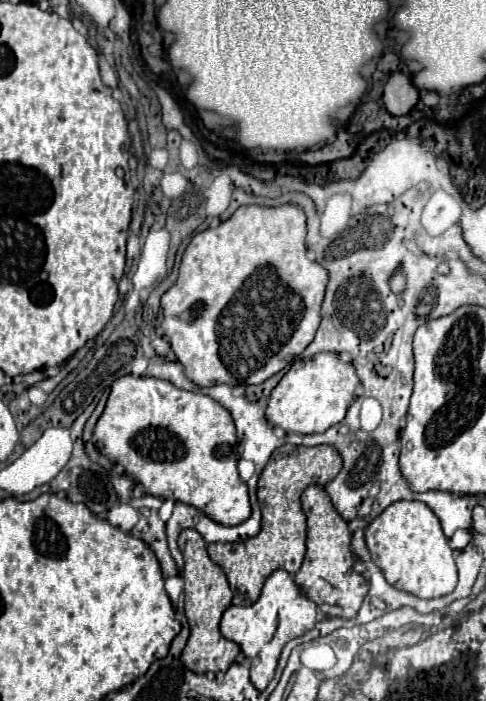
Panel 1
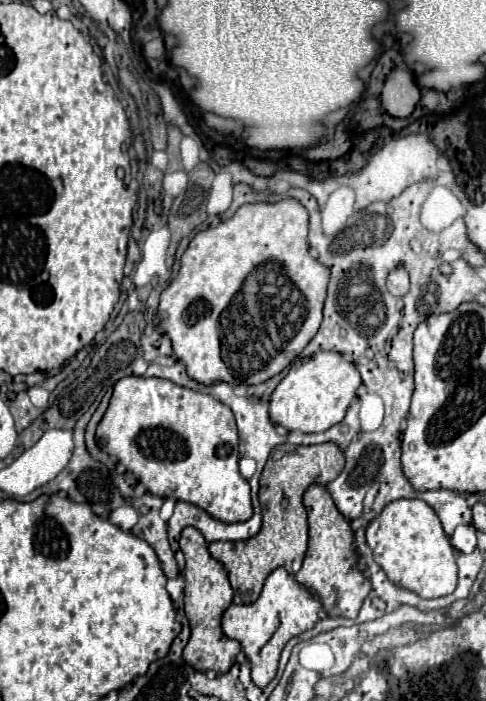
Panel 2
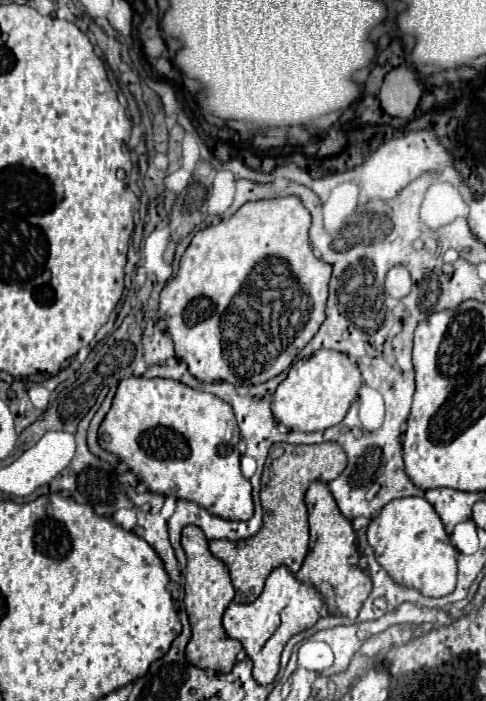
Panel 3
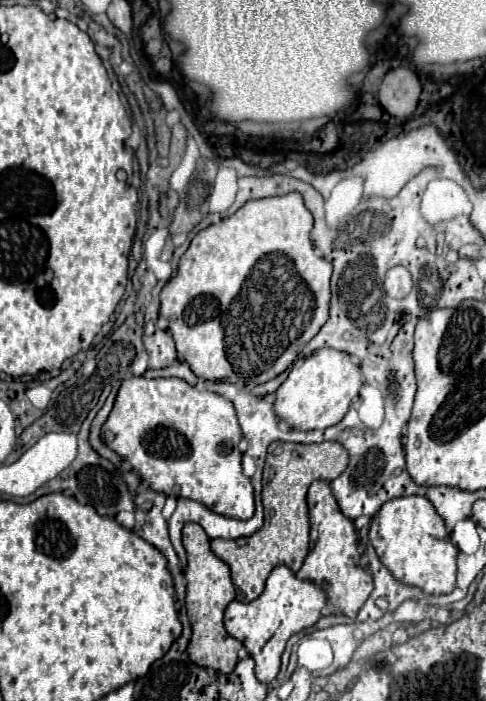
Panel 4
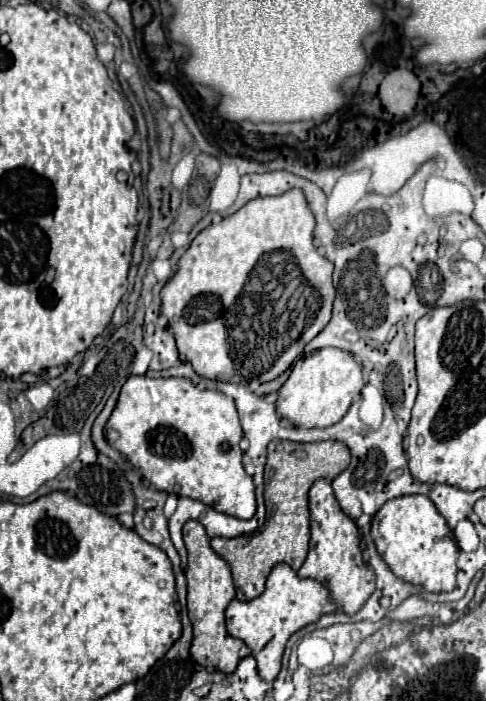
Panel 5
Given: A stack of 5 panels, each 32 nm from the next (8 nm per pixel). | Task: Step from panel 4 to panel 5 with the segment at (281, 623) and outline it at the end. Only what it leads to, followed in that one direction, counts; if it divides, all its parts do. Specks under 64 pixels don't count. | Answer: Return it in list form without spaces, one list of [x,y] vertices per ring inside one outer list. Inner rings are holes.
[[[278,564],[272,568],[266,580],[266,590],[258,598],[250,602],[230,602],[226,608],[226,628],[230,636],[240,638],[250,648],[250,654],[258,664],[258,676],[266,682],[272,682],[280,672],[280,662],[288,638],[300,628],[318,622],[322,616],[322,606],[328,600],[328,588],[324,588],[320,582],[298,578],[298,574],[288,564]]]

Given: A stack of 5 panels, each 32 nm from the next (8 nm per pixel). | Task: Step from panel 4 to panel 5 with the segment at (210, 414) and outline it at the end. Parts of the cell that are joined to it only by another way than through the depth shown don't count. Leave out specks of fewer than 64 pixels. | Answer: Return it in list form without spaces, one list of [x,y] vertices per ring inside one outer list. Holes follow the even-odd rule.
[[[130,376],[124,382],[116,408],[104,426],[104,438],[114,450],[124,454],[156,490],[200,500],[216,512],[240,520],[250,520],[254,516],[254,482],[242,466],[242,450],[238,446],[242,440],[242,428],[238,422],[238,412],[234,400],[222,392],[200,390],[184,378]]]

